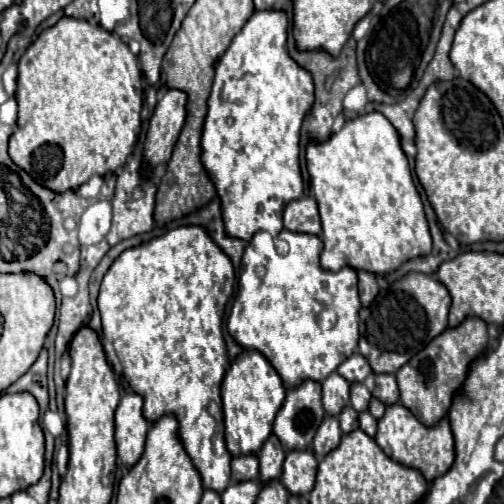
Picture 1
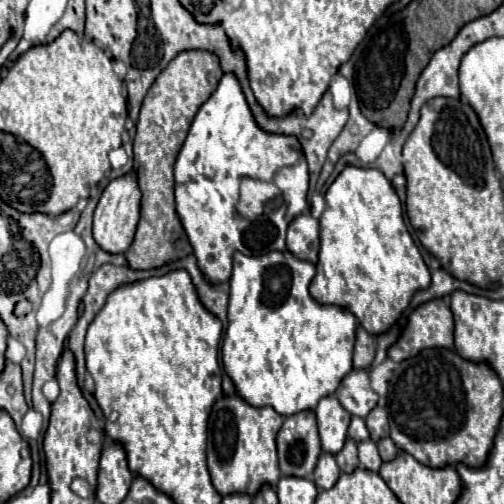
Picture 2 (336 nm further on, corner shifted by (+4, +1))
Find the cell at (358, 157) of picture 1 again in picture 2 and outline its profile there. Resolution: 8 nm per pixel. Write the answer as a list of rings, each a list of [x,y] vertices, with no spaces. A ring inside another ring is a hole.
[[[348,165],[328,187],[326,211],[320,217],[320,261],[316,269],[318,273],[310,283],[310,295],[322,305],[348,309],[370,335],[386,333],[410,305],[414,293],[428,289],[430,271],[404,225],[402,205],[392,183],[378,169]]]

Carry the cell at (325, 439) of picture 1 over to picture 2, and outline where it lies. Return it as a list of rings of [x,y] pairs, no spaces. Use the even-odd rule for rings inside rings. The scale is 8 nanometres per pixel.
[[[322,453],[320,455],[320,461],[312,473],[312,481],[318,489],[332,489],[334,483],[338,481],[340,477],[340,469],[336,465],[336,459],[330,455],[330,453]]]

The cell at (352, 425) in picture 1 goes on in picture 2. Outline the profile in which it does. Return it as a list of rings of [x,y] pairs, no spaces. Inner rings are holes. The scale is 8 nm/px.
[[[352,439],[346,441],[344,449],[336,455],[336,463],[342,473],[352,473],[358,467],[358,457],[356,457],[356,443]]]

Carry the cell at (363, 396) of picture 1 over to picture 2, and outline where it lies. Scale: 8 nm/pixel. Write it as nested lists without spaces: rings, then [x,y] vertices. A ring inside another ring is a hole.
[[[352,417],[350,429],[348,429],[348,437],[350,437],[354,443],[366,441],[366,439],[370,437],[370,433],[368,433],[368,429],[366,429],[366,423],[364,423],[364,419],[360,419],[360,417]]]

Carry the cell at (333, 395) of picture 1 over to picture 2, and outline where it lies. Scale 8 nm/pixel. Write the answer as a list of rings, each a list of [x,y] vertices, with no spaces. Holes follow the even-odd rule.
[[[334,395],[320,399],[316,407],[316,419],[318,419],[318,433],[322,451],[330,455],[338,455],[338,451],[346,443],[346,433],[352,415],[338,403]]]

